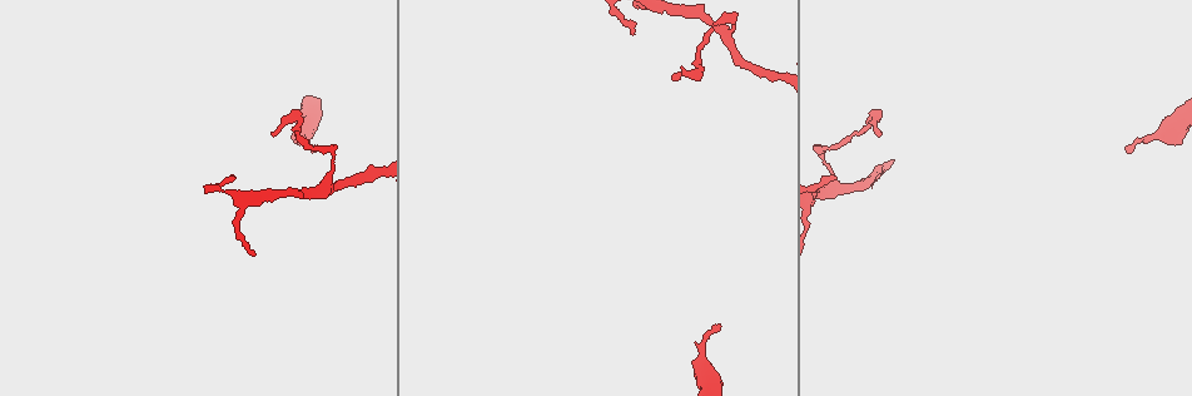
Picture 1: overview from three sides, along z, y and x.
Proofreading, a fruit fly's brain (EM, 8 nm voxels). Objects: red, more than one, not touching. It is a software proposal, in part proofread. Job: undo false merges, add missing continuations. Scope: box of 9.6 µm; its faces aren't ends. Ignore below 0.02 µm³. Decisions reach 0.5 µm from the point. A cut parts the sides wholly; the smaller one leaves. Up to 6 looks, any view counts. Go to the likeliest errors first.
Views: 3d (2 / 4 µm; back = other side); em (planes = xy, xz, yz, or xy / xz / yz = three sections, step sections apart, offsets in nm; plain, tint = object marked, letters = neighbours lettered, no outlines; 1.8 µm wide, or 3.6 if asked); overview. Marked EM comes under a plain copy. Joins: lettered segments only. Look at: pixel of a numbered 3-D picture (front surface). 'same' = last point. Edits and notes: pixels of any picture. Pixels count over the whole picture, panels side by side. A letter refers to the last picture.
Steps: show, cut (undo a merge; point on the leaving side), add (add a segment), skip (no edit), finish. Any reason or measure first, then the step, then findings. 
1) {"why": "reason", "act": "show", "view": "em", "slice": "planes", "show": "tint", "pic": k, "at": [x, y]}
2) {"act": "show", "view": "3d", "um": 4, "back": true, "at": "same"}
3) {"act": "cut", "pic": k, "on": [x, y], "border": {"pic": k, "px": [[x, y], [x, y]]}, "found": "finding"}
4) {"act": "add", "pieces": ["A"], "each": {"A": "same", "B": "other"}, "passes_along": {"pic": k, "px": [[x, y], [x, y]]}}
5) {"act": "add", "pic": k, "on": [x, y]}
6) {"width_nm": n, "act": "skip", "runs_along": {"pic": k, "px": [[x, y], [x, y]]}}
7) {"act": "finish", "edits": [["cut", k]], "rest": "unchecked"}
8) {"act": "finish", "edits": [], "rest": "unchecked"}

{"why": "long arm stops here", "act": "show", "view": "em", "slice": "planes", "show": "tint", "pic": 1, "at": [673, 79]}

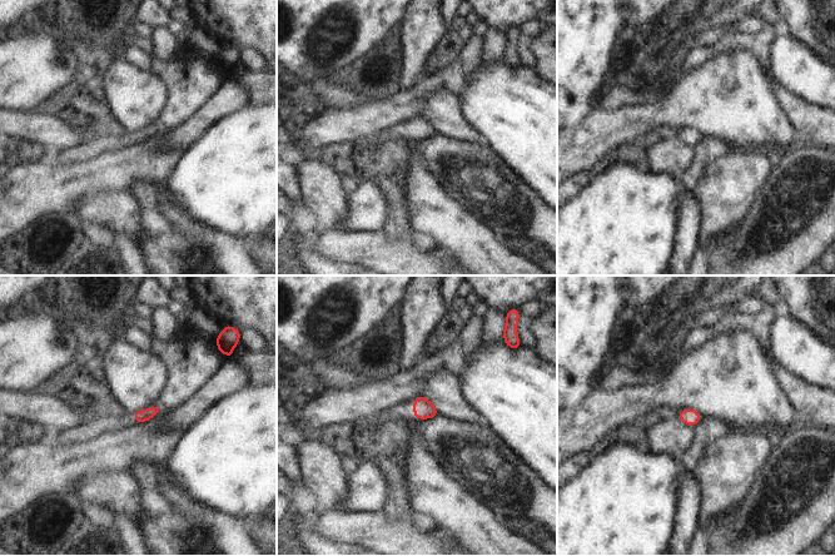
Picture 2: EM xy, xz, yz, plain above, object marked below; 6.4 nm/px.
{"why": "see the neighbours", "act": "show", "view": "em", "slice": "planes", "show": "letters", "at": "same"}

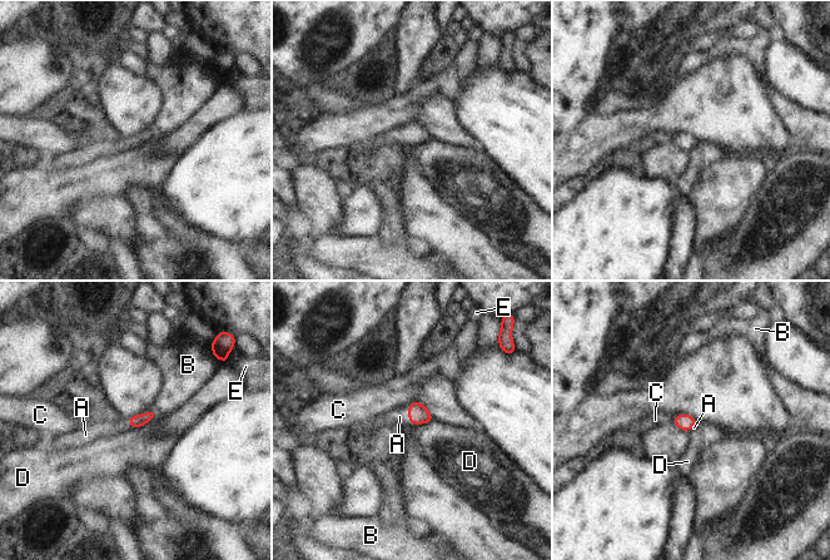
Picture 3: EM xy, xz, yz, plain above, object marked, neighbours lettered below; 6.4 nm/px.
{"act": "add", "pieces": ["A"], "each": {"A": "same", "B": "other", "C": "other", "D": "other", "E": "other"}, "found": "it goes on there"}

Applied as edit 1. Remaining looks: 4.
{"why": "redraw", "act": "show", "view": "overview"}

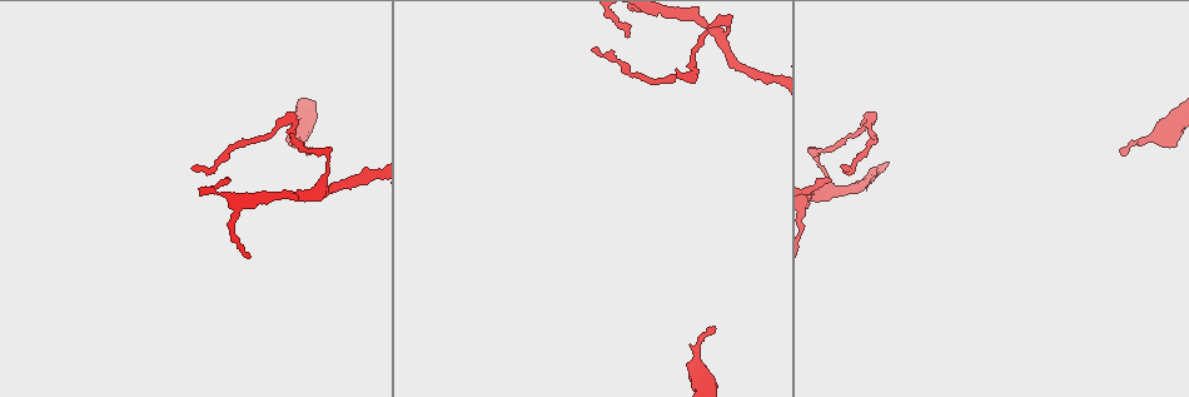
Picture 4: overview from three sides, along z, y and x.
{"why": "thin end", "act": "show", "view": "em", "slice": "planes", "show": "letters", "pic": 4, "at": [230, 181]}

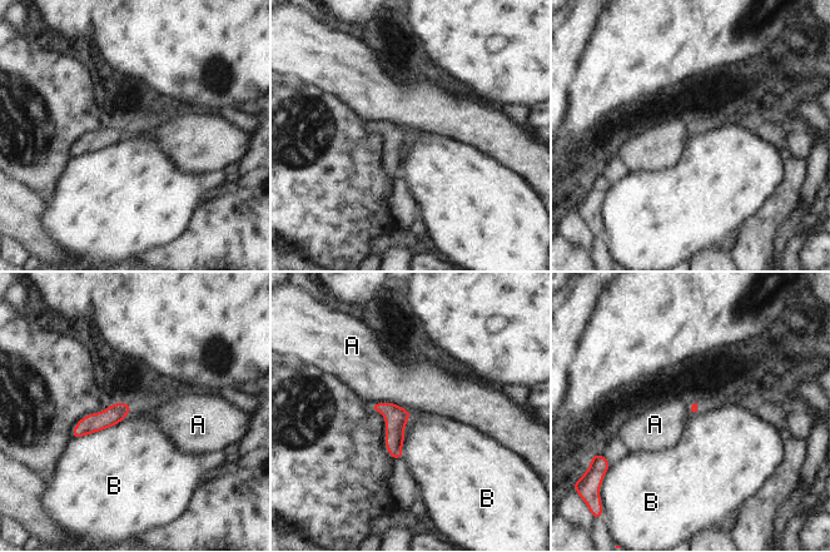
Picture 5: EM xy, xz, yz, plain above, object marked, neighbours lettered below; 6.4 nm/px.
{"act": "skip", "each": {"A": "other", "B": "other"}, "border": {"pic": 5, "px": [[132, 411], [109, 427], [73, 439]]}, "found": "none of them fits"}

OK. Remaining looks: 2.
{"act": "finish", "edits": [["add", 3]], "rest": "unchecked"}

